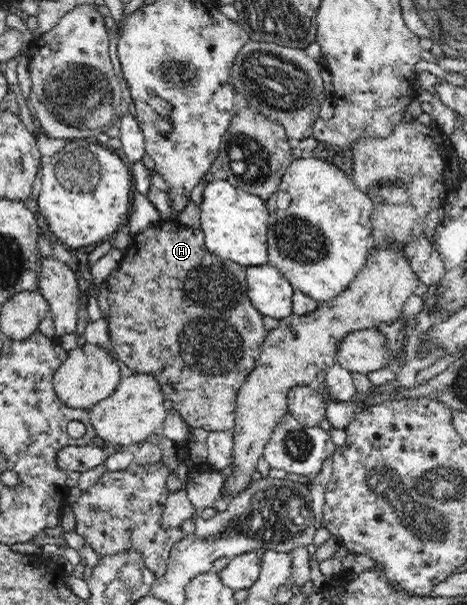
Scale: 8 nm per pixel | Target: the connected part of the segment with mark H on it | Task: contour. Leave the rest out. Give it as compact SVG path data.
M171 221L168 223L160 222L134 235L131 243L124 251L122 262L110 274L110 279L108 280L109 314L106 316L106 319L114 352L118 354L119 360L127 368L128 373L150 374L158 381L163 394L166 398L173 400L173 408L180 413L182 419L189 425L189 428L206 431L228 431L234 429L237 418L236 399L239 388L257 365L261 346L269 332L262 321L264 315L249 299L245 270L245 266L220 258L210 252L206 248L203 230L200 227L188 227L177 221Z

